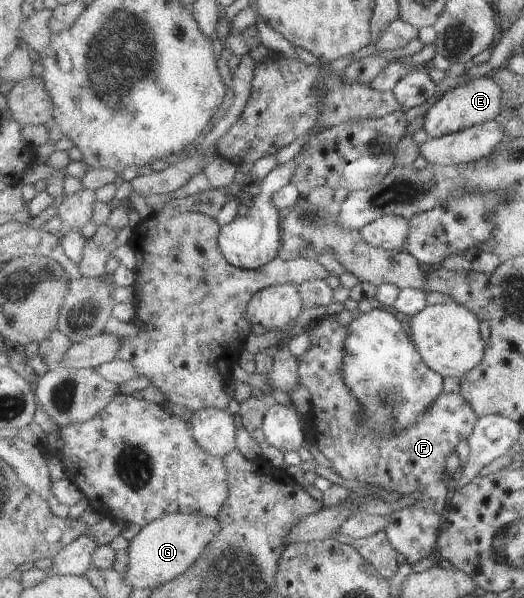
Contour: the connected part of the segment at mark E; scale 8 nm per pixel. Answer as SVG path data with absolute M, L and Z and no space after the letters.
M490 75L473 78L442 96L425 114L424 130L436 139L499 119L502 109L502 88Z

